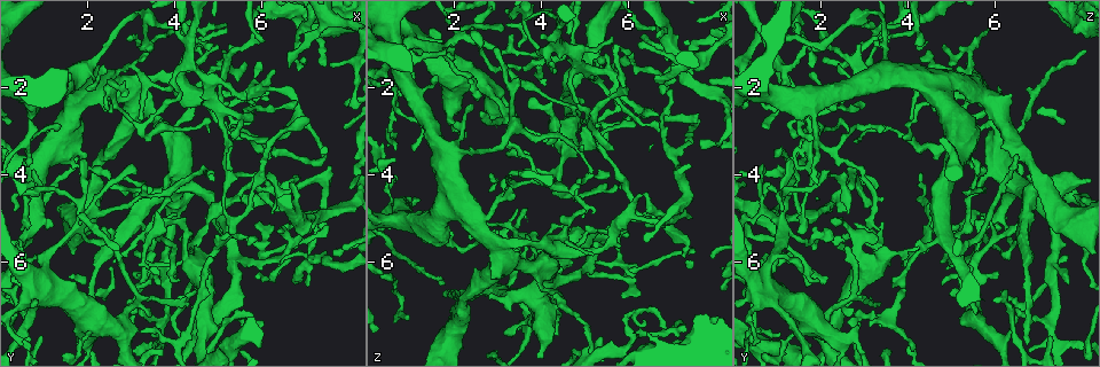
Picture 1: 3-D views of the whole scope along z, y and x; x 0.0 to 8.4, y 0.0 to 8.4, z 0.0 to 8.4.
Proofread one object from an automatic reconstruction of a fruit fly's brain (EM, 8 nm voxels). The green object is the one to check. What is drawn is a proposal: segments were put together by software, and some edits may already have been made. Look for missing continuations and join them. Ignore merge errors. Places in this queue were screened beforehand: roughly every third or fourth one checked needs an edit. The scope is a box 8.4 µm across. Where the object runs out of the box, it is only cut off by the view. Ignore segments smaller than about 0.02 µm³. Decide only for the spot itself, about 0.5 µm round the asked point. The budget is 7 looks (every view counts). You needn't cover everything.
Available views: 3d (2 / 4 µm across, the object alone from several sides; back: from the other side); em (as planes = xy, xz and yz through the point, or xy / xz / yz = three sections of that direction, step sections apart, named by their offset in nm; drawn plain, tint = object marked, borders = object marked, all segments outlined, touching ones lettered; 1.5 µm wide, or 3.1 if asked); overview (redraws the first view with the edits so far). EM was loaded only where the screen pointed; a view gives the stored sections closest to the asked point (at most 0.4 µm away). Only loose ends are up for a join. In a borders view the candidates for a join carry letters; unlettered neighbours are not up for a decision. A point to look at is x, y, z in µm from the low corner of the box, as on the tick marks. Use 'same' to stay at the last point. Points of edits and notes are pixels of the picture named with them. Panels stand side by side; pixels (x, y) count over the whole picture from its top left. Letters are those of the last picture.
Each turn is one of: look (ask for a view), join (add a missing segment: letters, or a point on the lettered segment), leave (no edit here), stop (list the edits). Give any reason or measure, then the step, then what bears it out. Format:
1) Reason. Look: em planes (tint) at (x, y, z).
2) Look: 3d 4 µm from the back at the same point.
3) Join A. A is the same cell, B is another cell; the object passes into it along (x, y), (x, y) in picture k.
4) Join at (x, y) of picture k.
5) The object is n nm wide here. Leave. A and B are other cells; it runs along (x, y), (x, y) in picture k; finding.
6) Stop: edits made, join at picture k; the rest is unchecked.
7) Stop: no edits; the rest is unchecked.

End of a long branch. Look: 3d 4 µm from the back at (7.05, 2.70, 1.80).

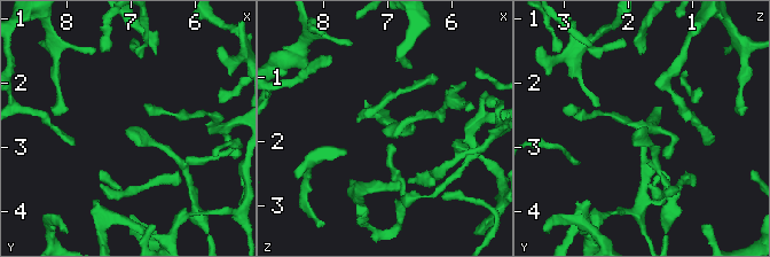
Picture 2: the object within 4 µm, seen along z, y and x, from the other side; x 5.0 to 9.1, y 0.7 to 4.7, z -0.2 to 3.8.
Need the tissue. Look: em planes (borders) at (7.05, 2.65, 1.80).

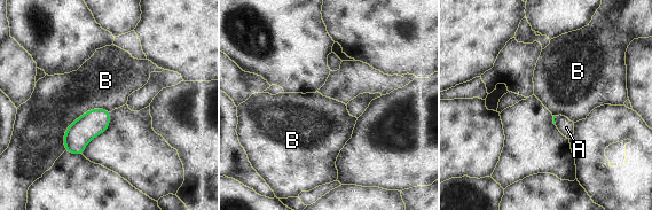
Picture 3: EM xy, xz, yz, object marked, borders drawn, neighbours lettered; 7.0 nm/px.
Leave. A and B are other cells; none of them fits.

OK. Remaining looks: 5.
Free end. Look: em xy step 8 (borders) at (5.85, 4.00, 4.20).

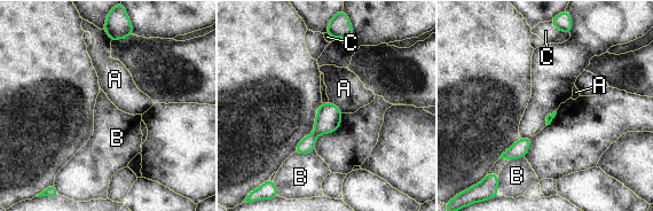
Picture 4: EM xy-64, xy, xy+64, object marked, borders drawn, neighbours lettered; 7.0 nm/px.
The longest contact is with C, 160 nm. Leave. A, B and C are other cells; none of them fits.

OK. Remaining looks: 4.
Tapers out. Look: 3d 2 µm at (6.20, 2.30, 6.30).

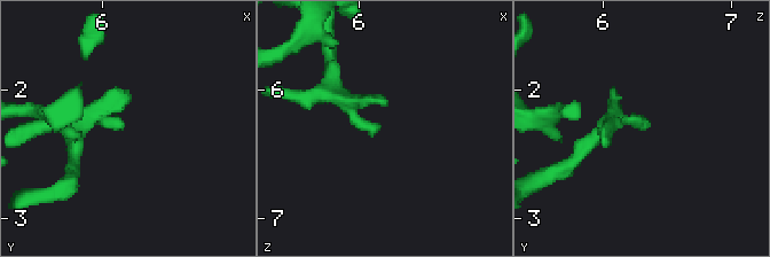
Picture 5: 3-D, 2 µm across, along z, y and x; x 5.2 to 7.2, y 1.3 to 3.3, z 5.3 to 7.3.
Look: em xy step 8 (borders) at (6.16, 2.28, 6.26).

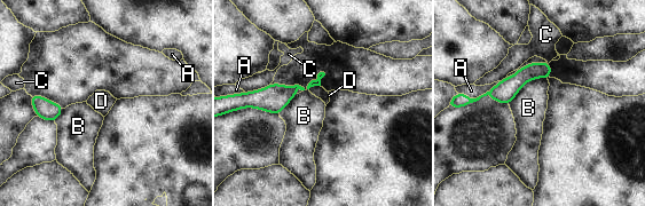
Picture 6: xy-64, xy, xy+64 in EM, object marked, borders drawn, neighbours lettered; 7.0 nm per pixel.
Leave. A, B, C and D are other cells; a border runs along (547, 78), (527, 81), (508, 103) in picture 6; no lettered segment goes on from it.

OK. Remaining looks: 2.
Stop: no edits; the rest is unchecked.

